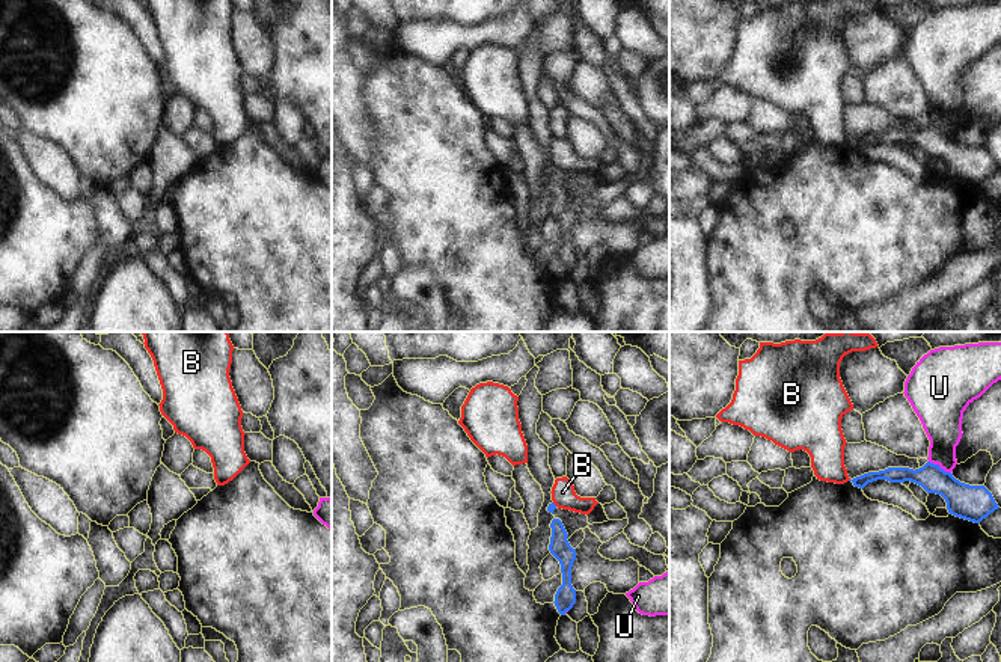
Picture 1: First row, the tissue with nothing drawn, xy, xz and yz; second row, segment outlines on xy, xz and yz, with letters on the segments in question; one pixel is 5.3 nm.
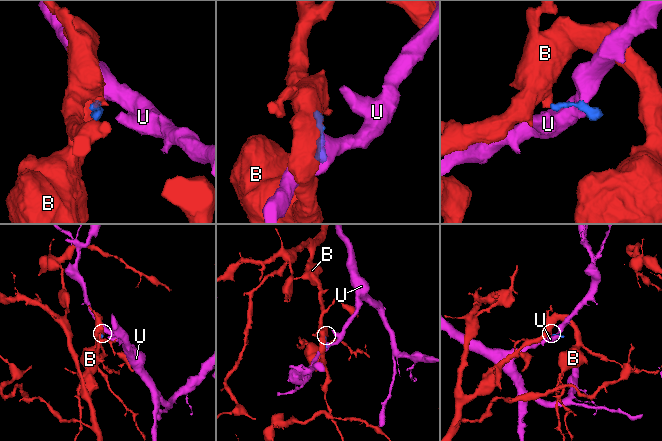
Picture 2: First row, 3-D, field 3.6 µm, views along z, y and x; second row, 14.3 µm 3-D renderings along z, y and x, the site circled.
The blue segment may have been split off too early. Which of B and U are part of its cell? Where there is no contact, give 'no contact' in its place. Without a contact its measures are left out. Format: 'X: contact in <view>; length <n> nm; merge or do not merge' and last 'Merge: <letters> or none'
B: contact in xz; length 40 nm; do not merge
U: contact in yz; length 140 nm; merge
Merge: U

